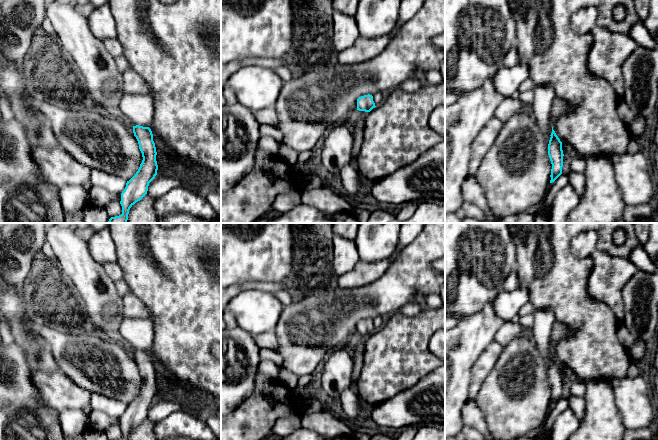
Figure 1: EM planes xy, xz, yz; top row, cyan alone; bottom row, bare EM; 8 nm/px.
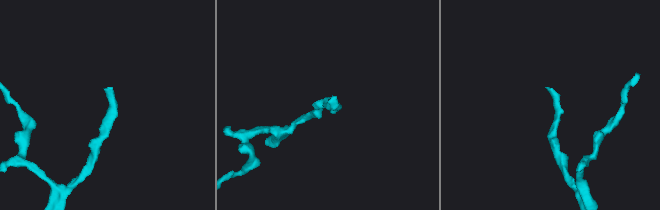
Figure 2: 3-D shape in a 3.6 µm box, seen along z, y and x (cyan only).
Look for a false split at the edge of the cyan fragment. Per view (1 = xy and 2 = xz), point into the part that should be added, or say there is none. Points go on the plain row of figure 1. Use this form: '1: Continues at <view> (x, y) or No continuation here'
1: No continuation here
2: No continuation here

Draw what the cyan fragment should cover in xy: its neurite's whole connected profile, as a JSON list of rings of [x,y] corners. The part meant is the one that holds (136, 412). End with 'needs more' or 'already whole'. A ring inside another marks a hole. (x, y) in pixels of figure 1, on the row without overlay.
[[[136,349],[133,350],[133,357],[138,365],[143,384],[138,395],[127,405],[121,417],[122,438],[119,440],[128,440],[130,432],[147,418],[149,407],[155,402],[158,394],[157,376],[151,353]]]; already whole

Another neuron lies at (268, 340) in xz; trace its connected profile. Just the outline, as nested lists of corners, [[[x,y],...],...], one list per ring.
[[[274,331],[265,332],[253,338],[259,348],[275,350],[278,347],[278,340]]]

